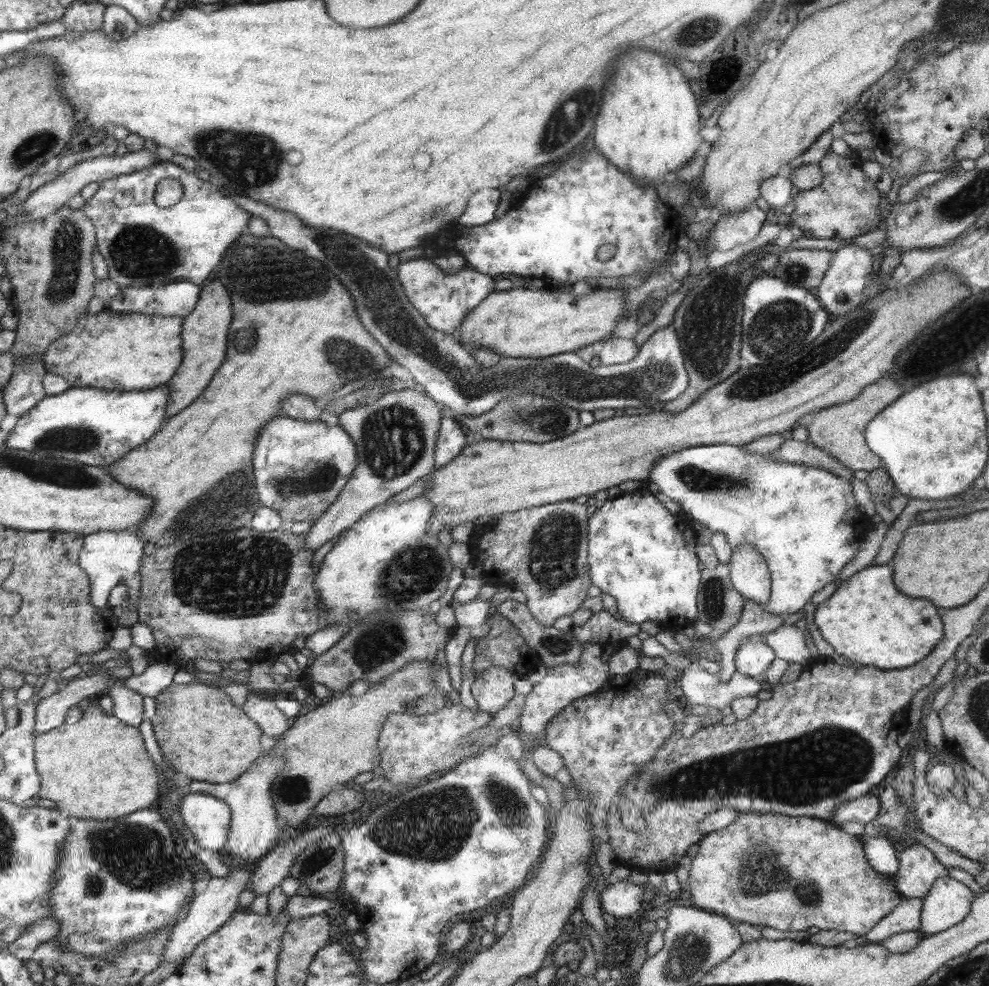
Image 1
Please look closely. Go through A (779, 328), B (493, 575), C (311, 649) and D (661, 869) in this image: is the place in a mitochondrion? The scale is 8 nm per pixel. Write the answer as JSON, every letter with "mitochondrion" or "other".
{"A":"mitochondrion","B":"other","C":"other","D":"other"}

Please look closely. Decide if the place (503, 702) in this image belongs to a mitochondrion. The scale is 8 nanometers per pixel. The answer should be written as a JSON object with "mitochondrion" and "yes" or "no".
{"mitochondrion":"no"}

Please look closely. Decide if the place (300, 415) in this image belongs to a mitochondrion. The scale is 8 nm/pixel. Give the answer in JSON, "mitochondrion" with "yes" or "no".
{"mitochondrion":"no"}

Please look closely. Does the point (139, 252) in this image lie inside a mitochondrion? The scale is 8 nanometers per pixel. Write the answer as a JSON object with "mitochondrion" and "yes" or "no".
{"mitochondrion":"yes"}

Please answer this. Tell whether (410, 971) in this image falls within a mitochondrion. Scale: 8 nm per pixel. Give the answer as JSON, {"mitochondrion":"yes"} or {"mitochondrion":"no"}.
{"mitochondrion":"no"}

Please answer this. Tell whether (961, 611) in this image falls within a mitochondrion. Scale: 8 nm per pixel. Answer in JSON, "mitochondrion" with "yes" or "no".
{"mitochondrion":"no"}

